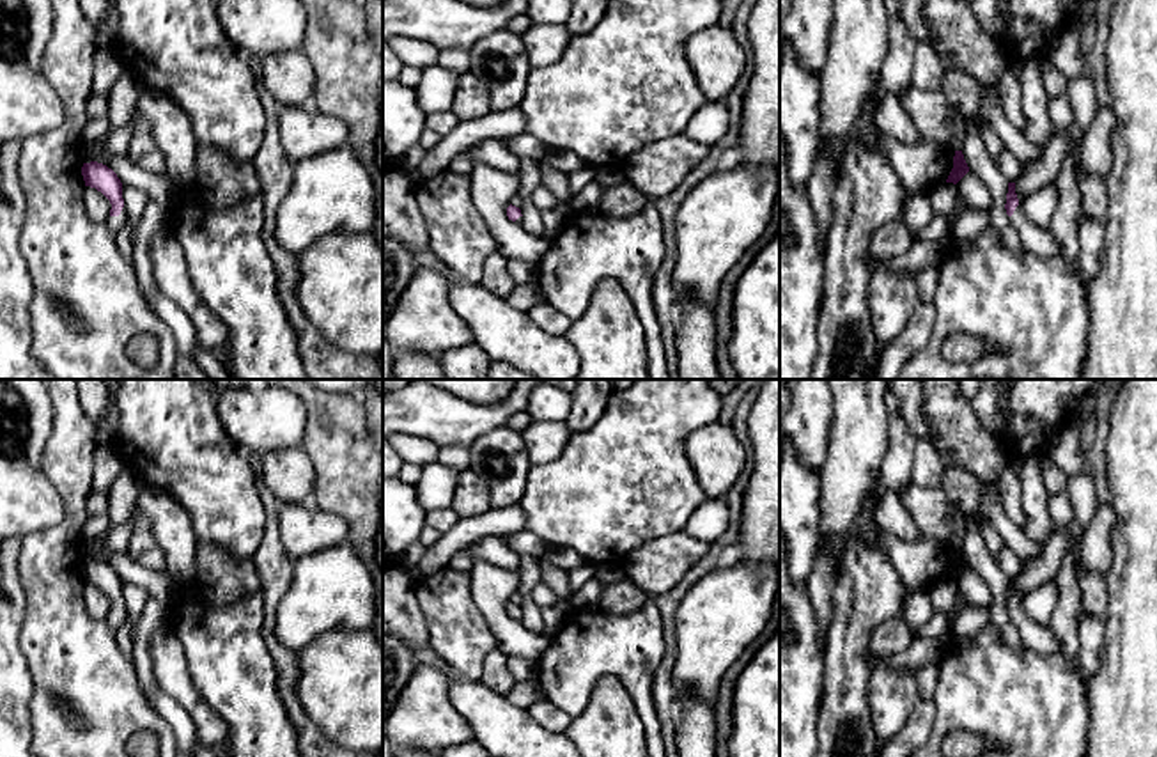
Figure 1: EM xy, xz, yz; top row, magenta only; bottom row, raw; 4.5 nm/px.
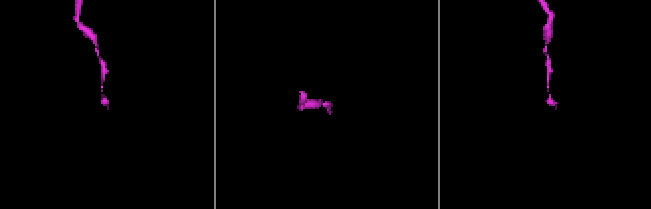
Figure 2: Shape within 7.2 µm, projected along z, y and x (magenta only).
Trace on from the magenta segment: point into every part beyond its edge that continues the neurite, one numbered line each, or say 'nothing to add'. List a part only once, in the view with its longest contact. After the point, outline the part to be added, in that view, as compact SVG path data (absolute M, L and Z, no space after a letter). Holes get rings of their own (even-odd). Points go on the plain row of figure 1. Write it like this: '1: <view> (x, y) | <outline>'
1: xy (116, 621) | M122 605L119 613L108 613L106 622L119 631L119 628L126 622L128 619L128 608Z

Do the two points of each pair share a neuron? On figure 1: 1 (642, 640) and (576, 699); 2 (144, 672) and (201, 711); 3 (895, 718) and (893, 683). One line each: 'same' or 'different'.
1: same
2: different
3: same

